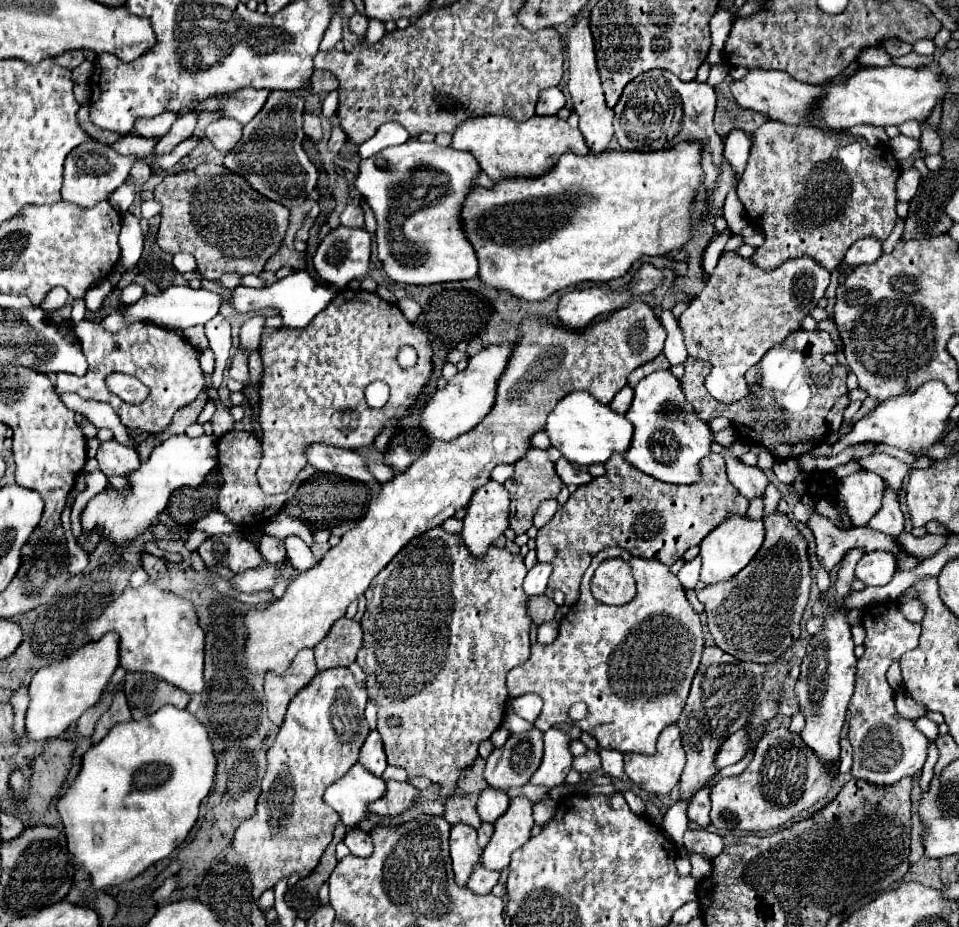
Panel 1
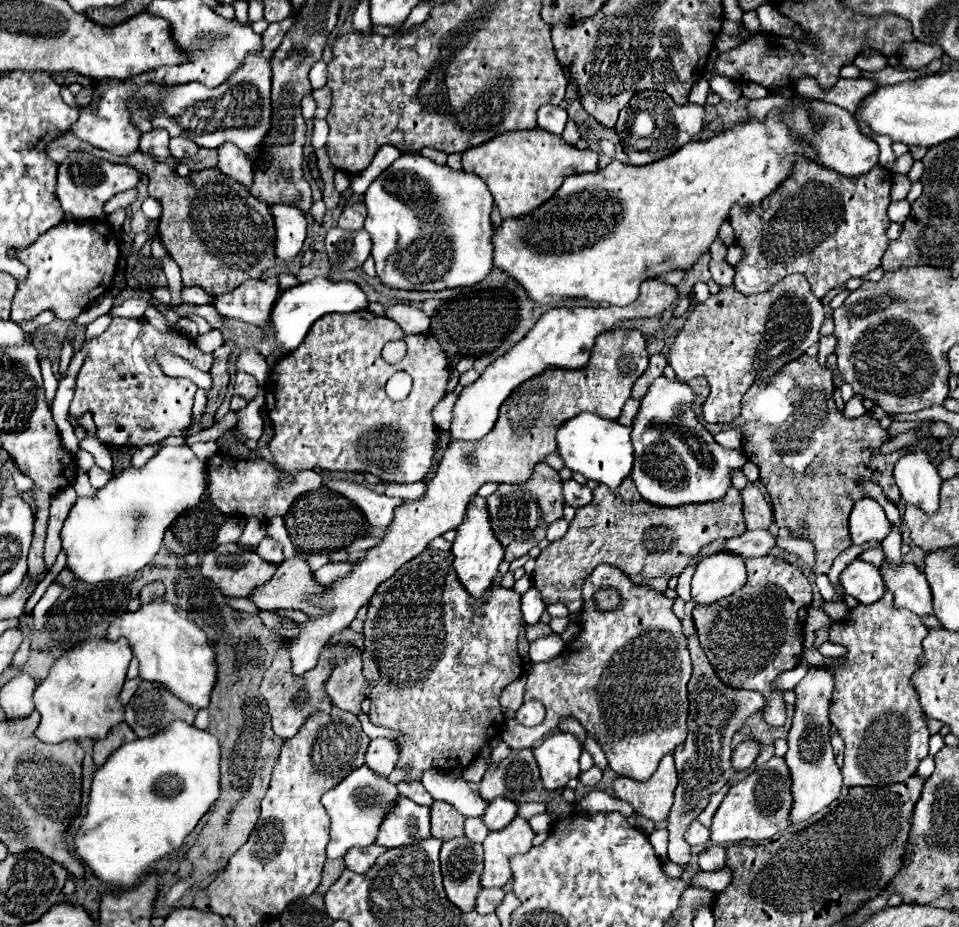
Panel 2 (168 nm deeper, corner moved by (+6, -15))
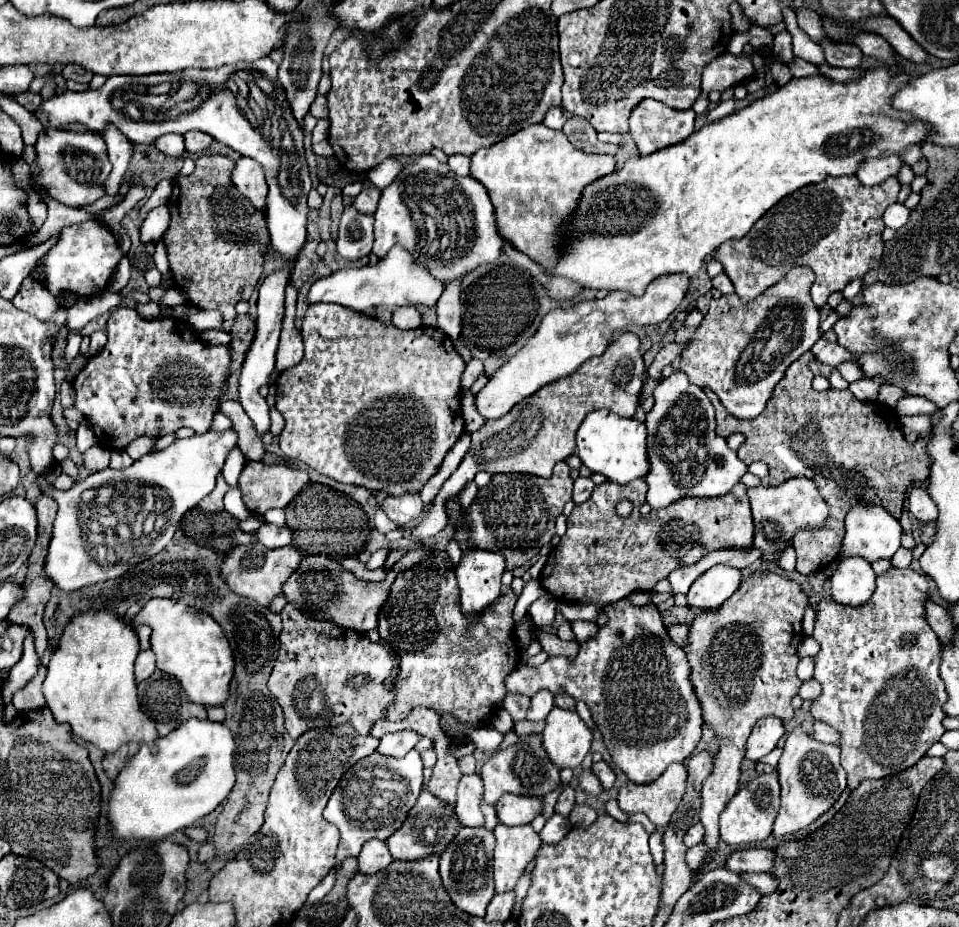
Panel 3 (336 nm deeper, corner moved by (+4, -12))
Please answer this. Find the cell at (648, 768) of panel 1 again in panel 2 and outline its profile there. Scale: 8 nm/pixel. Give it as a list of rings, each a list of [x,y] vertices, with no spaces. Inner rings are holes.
[[[666,754],[650,780],[638,782],[618,776],[614,780],[614,792],[620,800],[632,804],[636,814],[642,814],[654,822],[662,822],[670,812],[676,784],[678,776],[674,768],[674,756]]]

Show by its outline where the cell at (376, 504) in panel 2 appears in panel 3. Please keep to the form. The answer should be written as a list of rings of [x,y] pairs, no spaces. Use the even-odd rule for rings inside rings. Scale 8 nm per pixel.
[[[410,493],[410,495],[400,495],[400,497],[386,497],[382,509],[390,517],[390,521],[394,521],[396,525],[402,527],[406,523],[414,523],[420,517],[424,503],[418,493],[414,493],[414,495]]]

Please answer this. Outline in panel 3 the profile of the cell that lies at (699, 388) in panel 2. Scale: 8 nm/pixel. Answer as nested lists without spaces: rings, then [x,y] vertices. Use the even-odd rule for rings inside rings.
[[[806,351],[794,365],[790,365],[790,369],[786,371],[786,377],[782,377],[782,381],[778,383],[778,389],[774,389],[774,397],[770,397],[766,409],[764,409],[758,417],[754,417],[754,419],[740,420],[730,413],[728,415],[726,409],[722,409],[720,401],[716,399],[716,395],[714,395],[710,389],[706,391],[708,399],[712,401],[712,405],[714,405],[714,409],[716,409],[716,421],[718,421],[716,431],[718,431],[722,437],[728,437],[728,435],[732,435],[732,433],[742,433],[742,435],[746,437],[746,443],[738,449],[738,457],[740,457],[746,465],[750,465],[750,463],[754,463],[754,461],[766,463],[766,465],[768,465],[768,471],[770,471],[770,485],[780,485],[780,483],[784,483],[784,481],[788,481],[788,479],[792,479],[792,477],[806,477],[806,479],[812,479],[812,481],[816,483],[818,491],[822,493],[822,497],[826,499],[826,503],[828,503],[828,507],[830,507],[830,517],[826,519],[826,525],[824,525],[822,529],[816,529],[814,533],[798,533],[798,537],[794,537],[794,551],[796,551],[796,561],[798,561],[798,563],[796,563],[796,571],[802,573],[802,575],[810,575],[812,571],[824,569],[824,567],[832,565],[832,563],[840,557],[840,547],[842,547],[842,539],[844,539],[844,517],[846,517],[846,513],[848,513],[854,505],[858,505],[858,503],[880,505],[880,507],[884,507],[892,517],[900,519],[902,507],[904,507],[904,497],[906,497],[908,489],[910,489],[910,487],[916,487],[916,485],[924,485],[924,483],[928,481],[928,473],[930,473],[930,459],[926,457],[926,439],[920,437],[914,445],[906,443],[906,439],[904,439],[904,435],[902,435],[902,431],[900,431],[900,421],[898,421],[896,411],[890,409],[890,407],[886,409],[886,405],[882,405],[882,403],[878,403],[878,401],[862,403],[862,401],[858,401],[848,389],[846,389],[846,391],[834,391],[834,389],[830,389],[830,391],[820,391],[820,393],[814,391],[814,389],[812,389],[812,371],[810,371],[810,367],[808,367],[808,361],[810,361],[810,359],[814,359],[814,355],[812,355],[810,351]]]

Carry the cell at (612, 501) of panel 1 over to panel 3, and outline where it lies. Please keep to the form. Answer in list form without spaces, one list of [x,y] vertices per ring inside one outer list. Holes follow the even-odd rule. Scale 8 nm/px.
[[[606,481],[598,485],[590,497],[590,501],[576,505],[574,511],[568,517],[568,531],[560,539],[560,545],[554,547],[550,553],[550,559],[546,567],[540,573],[540,583],[546,591],[550,591],[556,599],[572,601],[572,603],[614,603],[624,599],[626,595],[634,591],[652,591],[654,585],[660,579],[666,579],[670,571],[682,567],[682,565],[694,565],[704,555],[716,549],[750,549],[754,539],[754,525],[752,525],[752,513],[750,503],[746,495],[746,485],[738,483],[734,489],[722,497],[686,497],[678,499],[666,509],[652,509],[648,517],[642,517],[638,513],[640,505],[646,501],[648,485],[646,481],[630,481],[626,485],[618,485],[612,481]],[[620,499],[630,499],[634,503],[634,517],[620,519],[616,515],[616,503]]]

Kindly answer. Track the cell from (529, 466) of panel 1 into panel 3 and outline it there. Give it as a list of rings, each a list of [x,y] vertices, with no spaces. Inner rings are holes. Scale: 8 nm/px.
[[[562,461],[554,467],[554,475],[550,479],[522,473],[492,475],[492,481],[478,489],[472,505],[454,523],[454,539],[458,541],[460,549],[486,549],[502,553],[506,557],[508,571],[528,565],[528,561],[538,555],[542,545],[550,543],[556,533],[554,521],[562,513],[564,505],[572,499],[574,481],[570,479],[568,471],[570,467]],[[464,525],[468,531],[464,531]]]

